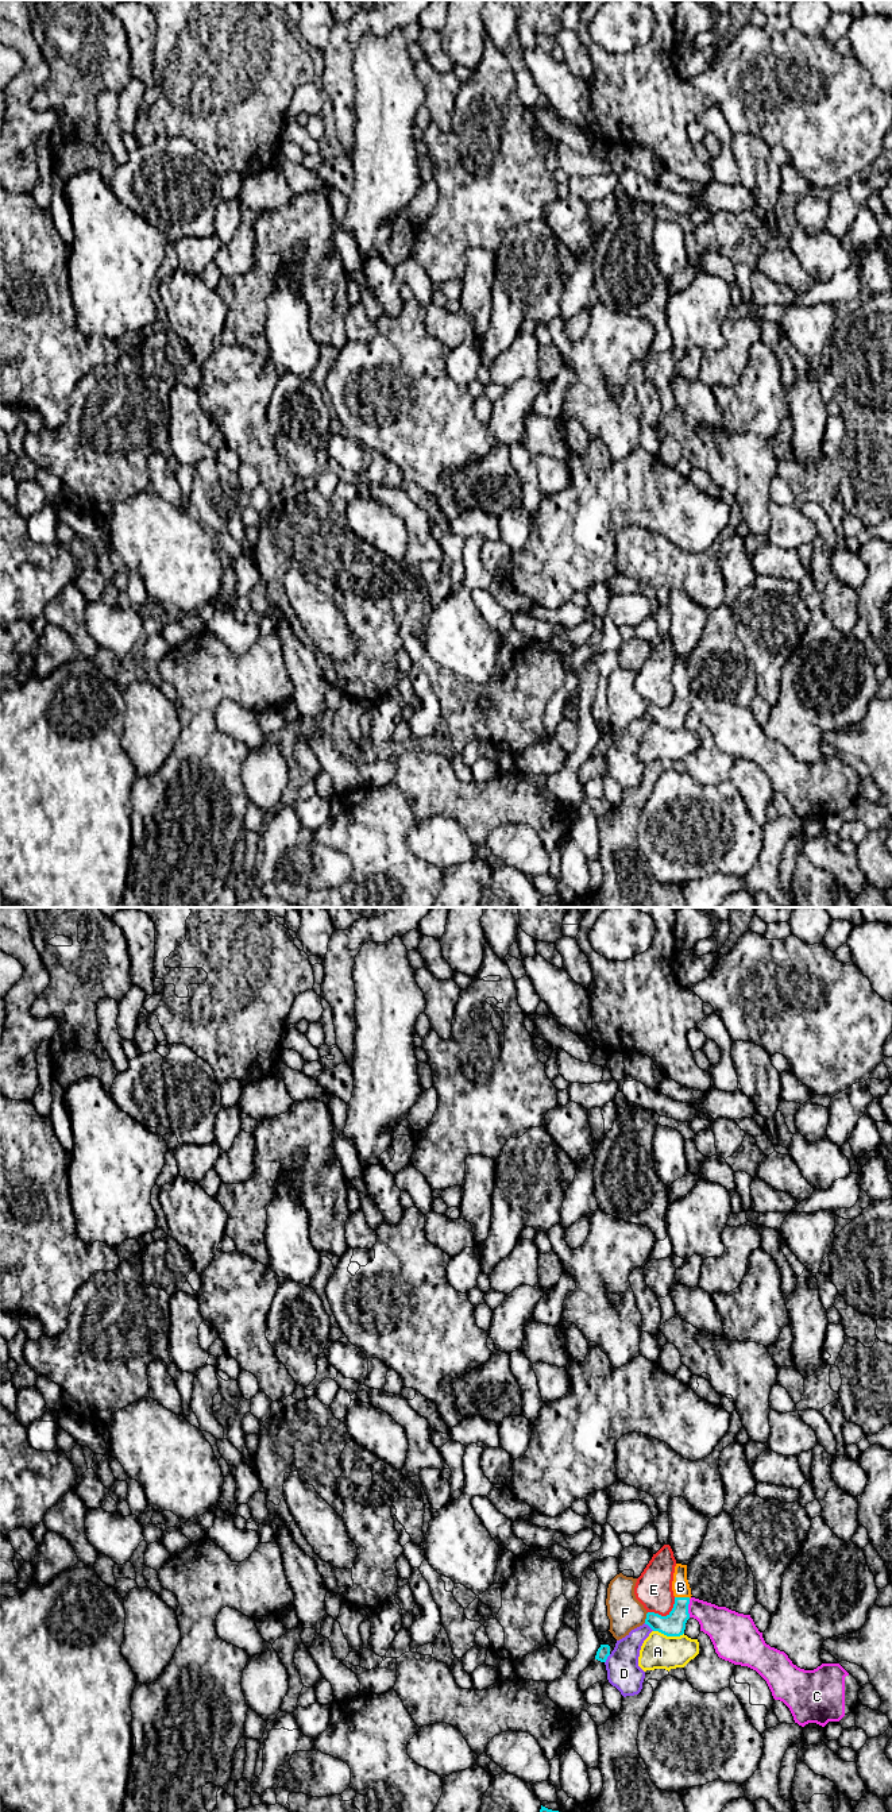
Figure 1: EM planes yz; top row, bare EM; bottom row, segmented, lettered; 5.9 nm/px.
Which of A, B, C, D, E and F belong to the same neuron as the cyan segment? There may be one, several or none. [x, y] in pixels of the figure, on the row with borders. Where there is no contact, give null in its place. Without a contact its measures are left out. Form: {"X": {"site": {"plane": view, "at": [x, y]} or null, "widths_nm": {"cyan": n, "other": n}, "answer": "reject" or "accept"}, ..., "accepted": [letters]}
{"A": {"site": {"plane": "yz", "at": [668, 1635]}, "widths_nm": {"cyan": 140, "other": 200}, "answer": "reject"}, "B": {"site": {"plane": "yz", "at": [683, 1597]}, "widths_nm": {"cyan": 140, "other": 110}, "answer": "accept"}, "C": {"site": {"plane": "yz", "at": [687, 1608]}, "widths_nm": {"cyan": 140, "other": 220}, "answer": "reject"}, "D": {"site": {"plane": "yz", "at": [649, 1626]}, "widths_nm": {"cyan": 140, "other": 170}, "answer": "reject"}, "E": {"site": {"plane": "yz", "at": [667, 1615]}, "widths_nm": {"cyan": 140, "other": 220}, "answer": "reject"}, "F": {"site": {"plane": "yz", "at": [647, 1618]}, "widths_nm": {"cyan": 140, "other": 200}, "answer": "reject"}, "accepted": ["B"]}

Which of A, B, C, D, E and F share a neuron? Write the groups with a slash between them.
A / B / C / D / E / F

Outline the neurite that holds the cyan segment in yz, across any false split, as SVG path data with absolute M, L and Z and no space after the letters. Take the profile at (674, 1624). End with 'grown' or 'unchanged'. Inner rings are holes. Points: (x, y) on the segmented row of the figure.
M676 1564L672 1591L675 1596L672 1611L667 1616L648 1612L645 1624L667 1636L680 1636L684 1634L686 1623L690 1619L688 1604L692 1596L687 1580L687 1565Z | grown

